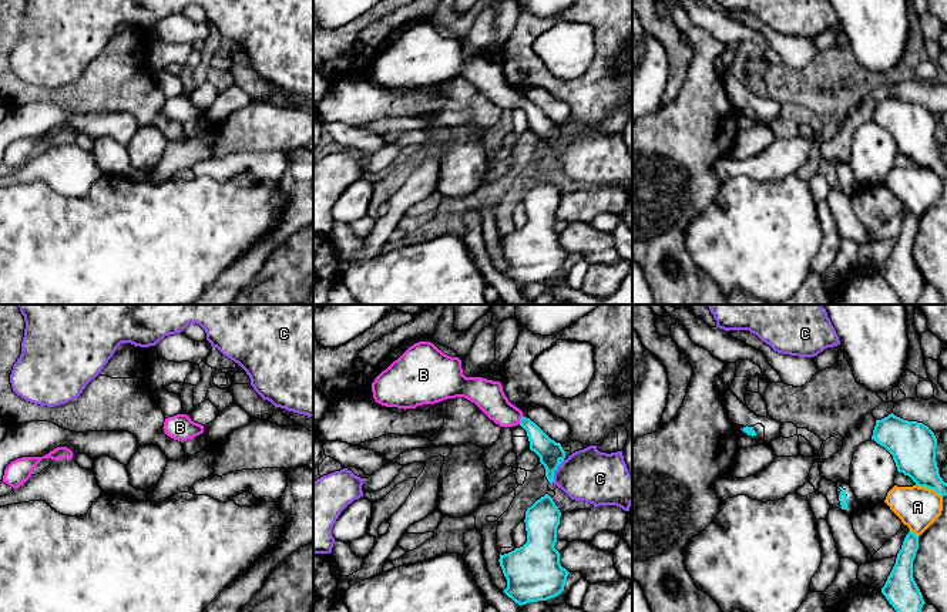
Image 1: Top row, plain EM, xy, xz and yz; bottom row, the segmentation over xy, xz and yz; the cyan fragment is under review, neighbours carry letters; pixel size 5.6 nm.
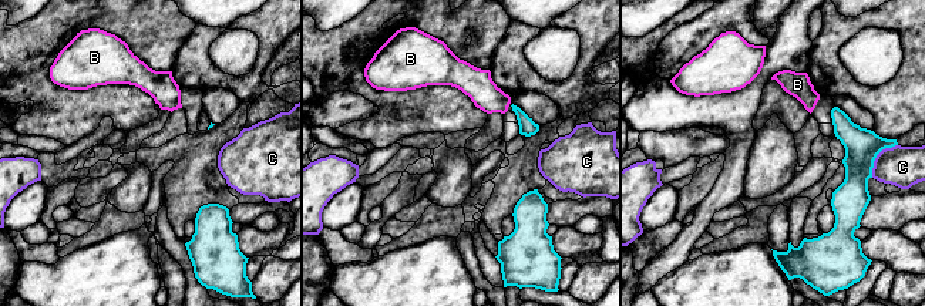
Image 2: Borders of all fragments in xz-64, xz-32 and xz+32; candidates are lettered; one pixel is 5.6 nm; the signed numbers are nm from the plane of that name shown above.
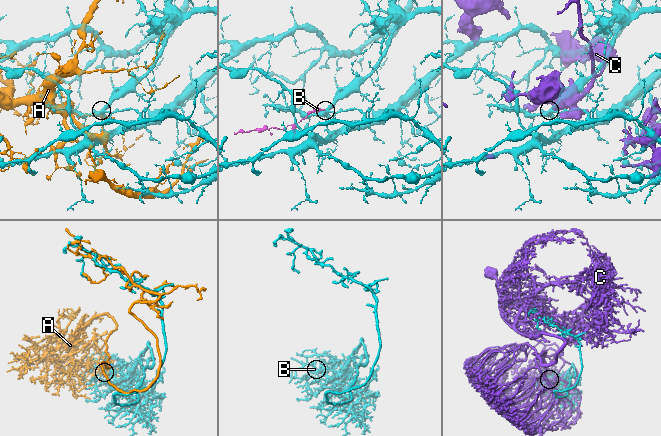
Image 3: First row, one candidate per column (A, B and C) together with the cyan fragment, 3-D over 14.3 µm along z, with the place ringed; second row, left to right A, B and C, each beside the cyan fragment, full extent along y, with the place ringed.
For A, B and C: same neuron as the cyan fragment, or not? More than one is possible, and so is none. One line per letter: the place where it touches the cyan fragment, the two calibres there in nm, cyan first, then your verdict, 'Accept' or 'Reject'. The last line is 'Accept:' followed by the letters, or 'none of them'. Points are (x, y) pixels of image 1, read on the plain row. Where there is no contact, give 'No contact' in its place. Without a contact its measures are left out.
A: Touches cyan at yz (929, 168). Thickness 260 nm (cyan) against 240 nm. Reject
B: Touches cyan at xz (520, 101). Thickness 140 nm (cyan) against 170 nm. Accept
C: Touches cyan at xz (554, 151). Thickness 140 nm (cyan) against 300 nm. Reject
Accept: B

